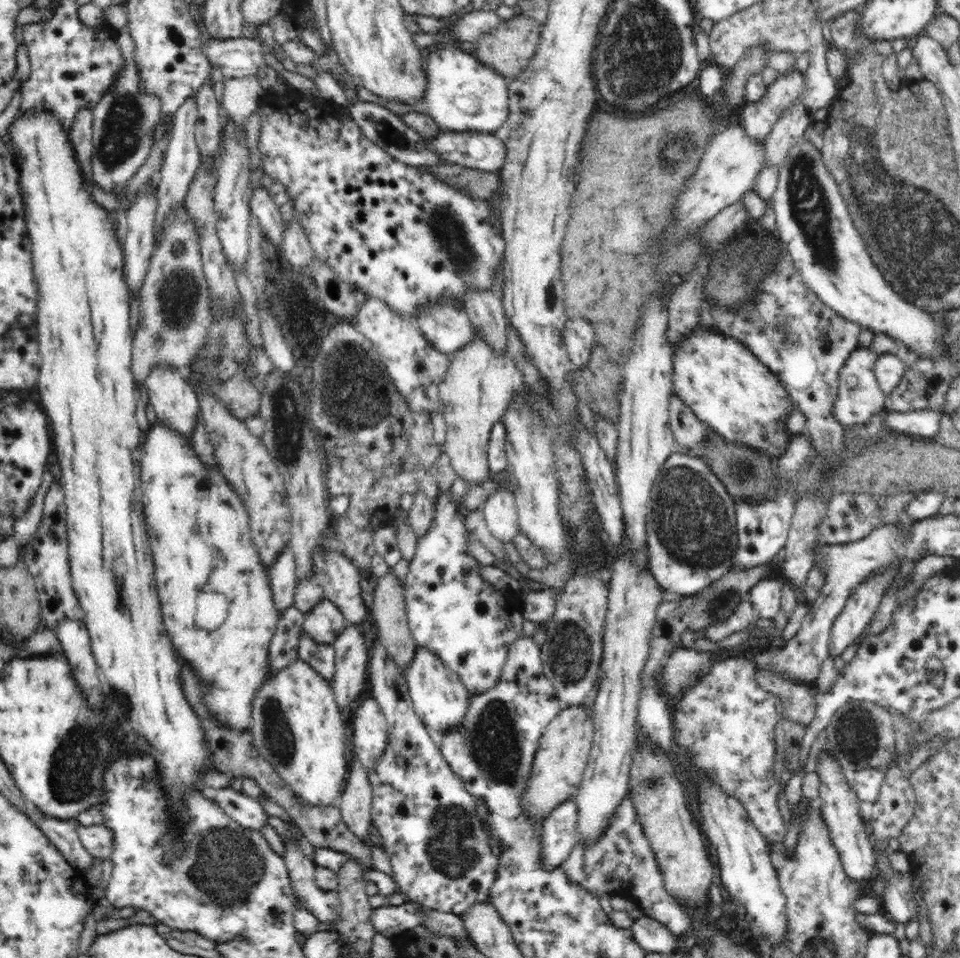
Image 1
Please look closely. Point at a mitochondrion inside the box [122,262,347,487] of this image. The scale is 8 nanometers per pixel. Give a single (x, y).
(286, 432)

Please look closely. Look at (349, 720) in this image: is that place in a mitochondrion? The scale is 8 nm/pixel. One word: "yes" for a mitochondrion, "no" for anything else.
no

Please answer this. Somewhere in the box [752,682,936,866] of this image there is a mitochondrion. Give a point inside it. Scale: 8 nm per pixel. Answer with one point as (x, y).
(858, 733)

